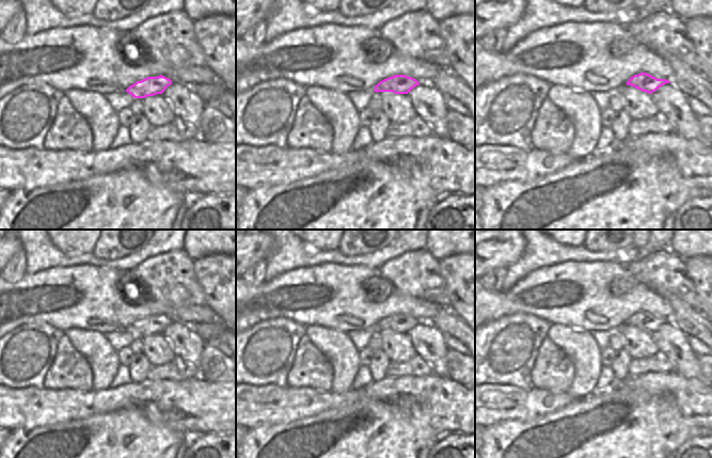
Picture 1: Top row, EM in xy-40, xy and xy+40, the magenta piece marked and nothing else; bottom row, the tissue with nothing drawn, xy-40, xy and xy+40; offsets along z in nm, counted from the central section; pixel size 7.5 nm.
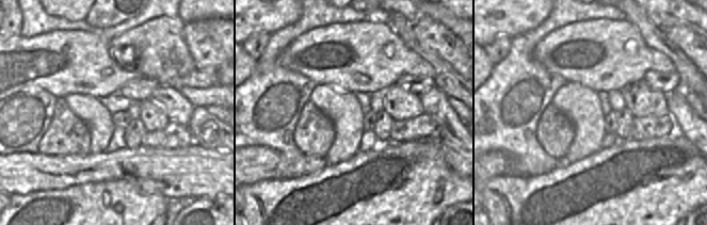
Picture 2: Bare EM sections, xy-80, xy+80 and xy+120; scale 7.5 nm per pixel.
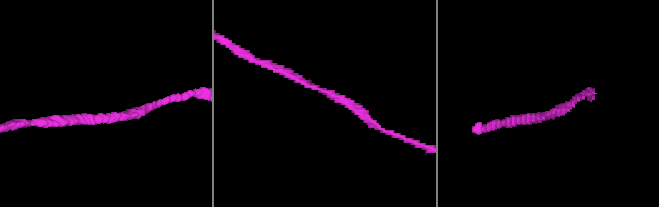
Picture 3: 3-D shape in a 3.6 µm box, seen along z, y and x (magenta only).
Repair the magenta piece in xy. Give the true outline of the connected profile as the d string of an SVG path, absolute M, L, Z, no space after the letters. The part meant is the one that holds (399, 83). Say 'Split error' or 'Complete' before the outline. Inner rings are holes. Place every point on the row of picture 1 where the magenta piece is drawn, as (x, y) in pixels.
Complete. M395 75L380 81L375 86L375 92L393 92L395 94L408 94L416 85L420 85L420 82L406 75Z

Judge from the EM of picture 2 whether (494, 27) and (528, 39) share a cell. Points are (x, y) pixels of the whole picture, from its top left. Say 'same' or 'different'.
different

